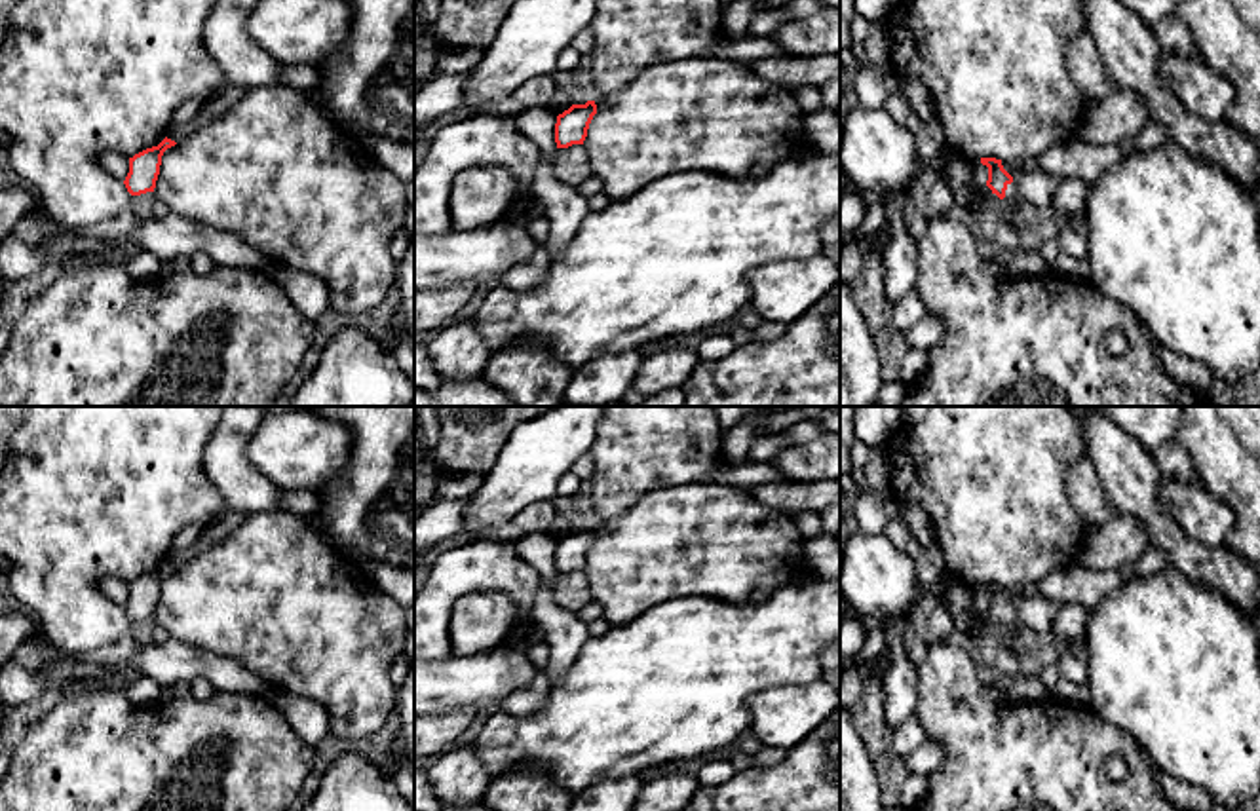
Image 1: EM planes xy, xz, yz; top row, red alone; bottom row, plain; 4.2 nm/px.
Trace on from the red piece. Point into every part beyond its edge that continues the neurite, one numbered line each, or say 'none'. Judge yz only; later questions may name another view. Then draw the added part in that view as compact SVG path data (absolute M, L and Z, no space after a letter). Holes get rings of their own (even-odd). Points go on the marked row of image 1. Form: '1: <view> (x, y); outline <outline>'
1: yz (1011, 198); outline M1015 182L1007 184L1003 201L1009 205L1009 209L1011 209L1013 213L1017 213L1019 207L1024 203L1024 201L1019 198L1019 192L1017 192Z

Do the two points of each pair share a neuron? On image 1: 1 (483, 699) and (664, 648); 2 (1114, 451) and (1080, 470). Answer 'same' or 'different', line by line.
1: different
2: different

